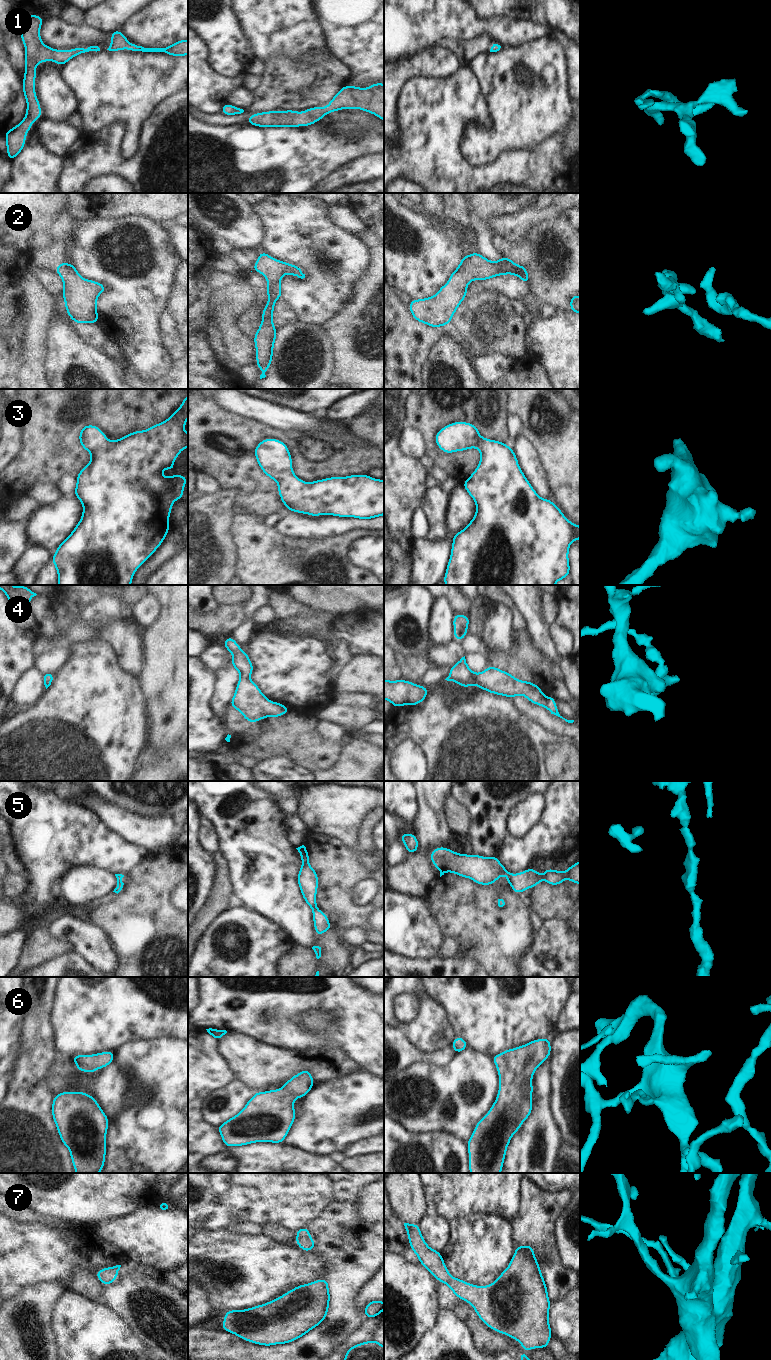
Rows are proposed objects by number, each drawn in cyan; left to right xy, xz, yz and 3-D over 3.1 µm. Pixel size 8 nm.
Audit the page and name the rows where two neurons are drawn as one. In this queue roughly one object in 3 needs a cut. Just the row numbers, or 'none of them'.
none of them

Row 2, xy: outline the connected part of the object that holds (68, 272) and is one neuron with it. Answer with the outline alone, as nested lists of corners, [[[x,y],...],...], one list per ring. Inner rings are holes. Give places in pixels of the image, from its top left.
[[[63,261],[54,268],[63,281],[63,299],[69,317],[77,324],[97,323],[97,298],[106,287],[96,281],[82,278],[73,264]]]

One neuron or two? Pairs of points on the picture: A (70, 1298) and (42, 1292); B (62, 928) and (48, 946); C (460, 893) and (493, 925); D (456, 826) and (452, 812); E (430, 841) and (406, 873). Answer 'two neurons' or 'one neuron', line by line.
A: two neurons
B: two neurons
C: one neuron
D: one neuron
E: one neuron

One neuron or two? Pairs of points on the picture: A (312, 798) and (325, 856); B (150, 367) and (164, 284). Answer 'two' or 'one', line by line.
A: two
B: one

